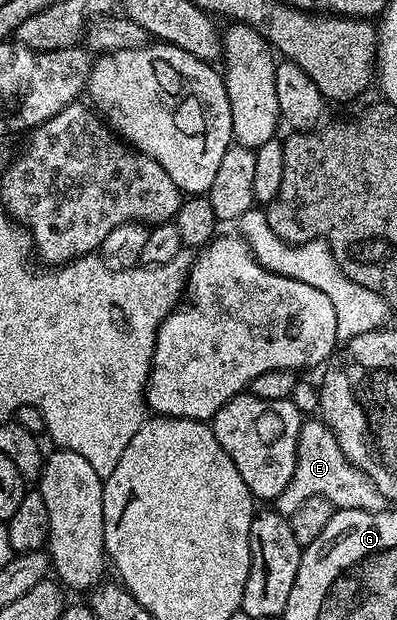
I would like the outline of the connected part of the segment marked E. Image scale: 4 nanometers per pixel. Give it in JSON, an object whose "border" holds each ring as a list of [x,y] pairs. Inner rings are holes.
{"border":[[[307,418],[304,419],[299,431],[295,473],[286,490],[273,501],[273,508],[274,511],[290,518],[297,510],[297,506],[301,506],[301,502],[314,496],[325,498],[337,510],[348,508],[378,512],[381,508],[381,497],[373,478],[369,478],[369,474],[365,474],[360,468],[348,462],[341,446],[337,446],[337,438],[322,419]]]}

